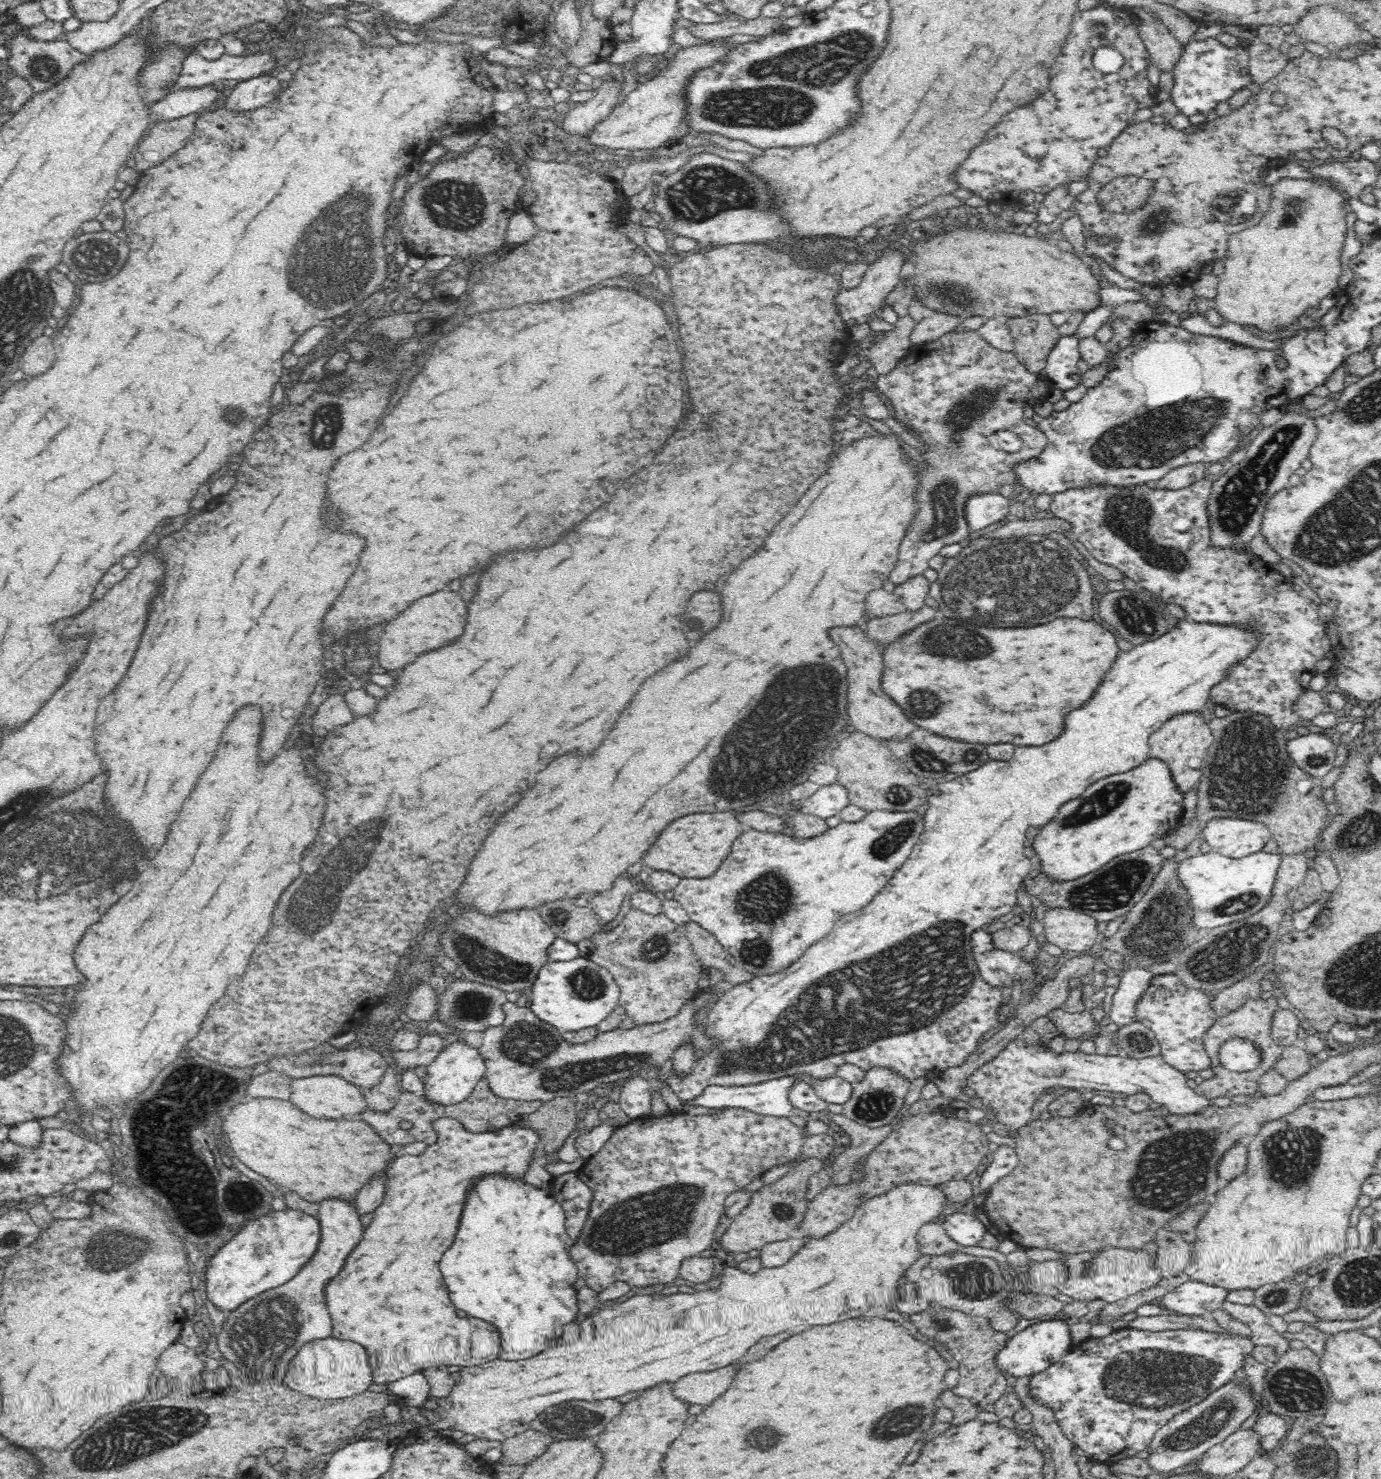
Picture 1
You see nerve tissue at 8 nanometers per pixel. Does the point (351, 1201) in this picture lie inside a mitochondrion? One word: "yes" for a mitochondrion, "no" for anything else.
no

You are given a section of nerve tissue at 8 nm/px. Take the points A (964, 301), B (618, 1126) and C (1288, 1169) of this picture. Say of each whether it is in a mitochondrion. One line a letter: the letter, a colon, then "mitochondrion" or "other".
A: mitochondrion
B: other
C: mitochondrion

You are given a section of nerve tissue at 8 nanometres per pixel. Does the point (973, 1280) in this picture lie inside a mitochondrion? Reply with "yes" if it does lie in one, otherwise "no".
yes

